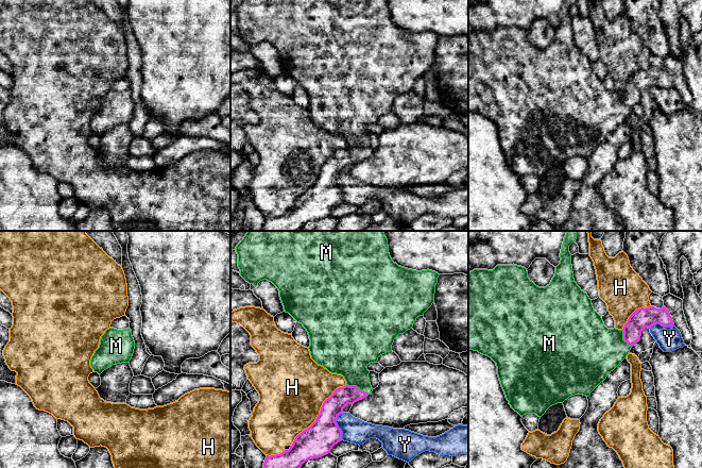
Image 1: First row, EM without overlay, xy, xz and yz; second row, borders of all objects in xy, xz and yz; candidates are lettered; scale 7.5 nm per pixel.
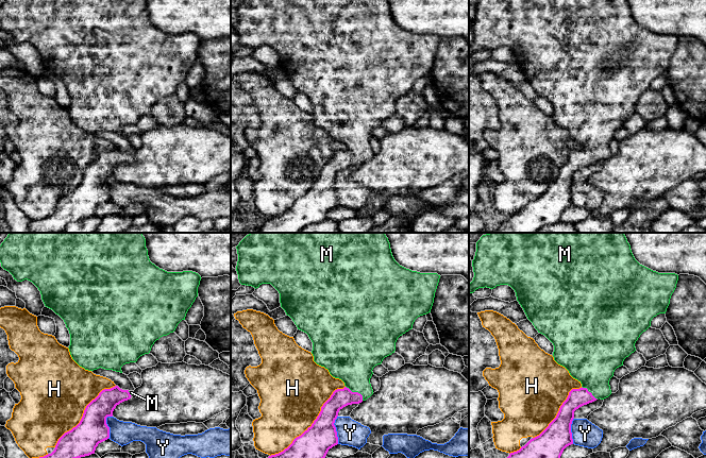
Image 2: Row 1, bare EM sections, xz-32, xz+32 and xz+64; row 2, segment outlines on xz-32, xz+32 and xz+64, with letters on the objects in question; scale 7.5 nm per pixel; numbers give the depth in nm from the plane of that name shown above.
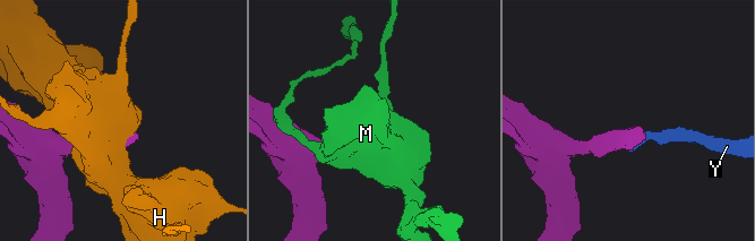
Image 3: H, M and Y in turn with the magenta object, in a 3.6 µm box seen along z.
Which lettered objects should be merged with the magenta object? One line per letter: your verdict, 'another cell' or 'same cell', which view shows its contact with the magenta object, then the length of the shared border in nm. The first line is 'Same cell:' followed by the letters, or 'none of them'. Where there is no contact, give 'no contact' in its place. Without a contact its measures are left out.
Same cell: M
H: another cell; contact in xz; length 650 nm
M: same cell; contact in xz; length 190 nm
Y: another cell; contact in xz; length 200 nm

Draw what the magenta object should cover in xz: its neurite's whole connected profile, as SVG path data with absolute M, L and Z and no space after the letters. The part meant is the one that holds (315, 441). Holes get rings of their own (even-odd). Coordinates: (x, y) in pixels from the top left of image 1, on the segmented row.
M249 231L237 245L240 275L255 287L262 280L272 282L279 290L286 313L289 313L306 329L310 339L311 358L331 373L341 374L346 385L337 388L324 401L315 421L298 434L289 450L267 455L263 468L301 468L312 458L322 457L342 440L342 431L337 418L347 404L372 394L366 366L392 351L394 339L412 329L417 317L434 302L439 273L432 270L416 271L398 266L389 253L383 231Z

